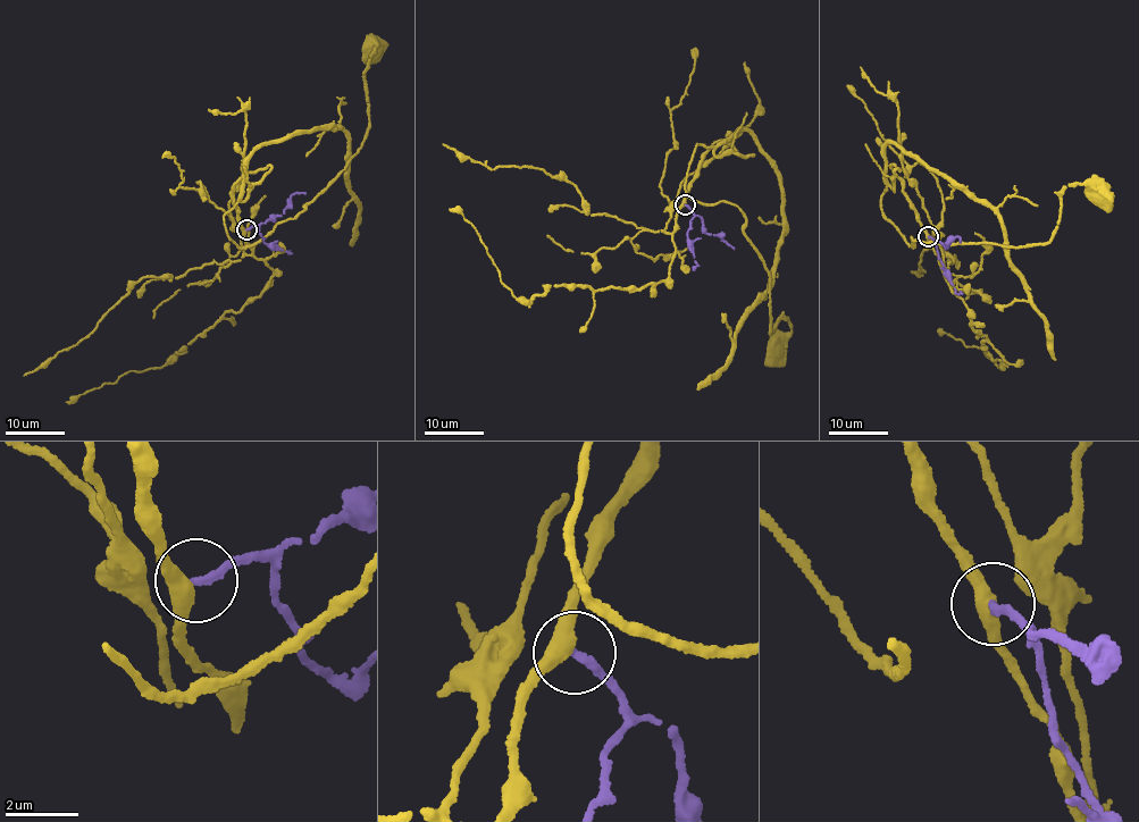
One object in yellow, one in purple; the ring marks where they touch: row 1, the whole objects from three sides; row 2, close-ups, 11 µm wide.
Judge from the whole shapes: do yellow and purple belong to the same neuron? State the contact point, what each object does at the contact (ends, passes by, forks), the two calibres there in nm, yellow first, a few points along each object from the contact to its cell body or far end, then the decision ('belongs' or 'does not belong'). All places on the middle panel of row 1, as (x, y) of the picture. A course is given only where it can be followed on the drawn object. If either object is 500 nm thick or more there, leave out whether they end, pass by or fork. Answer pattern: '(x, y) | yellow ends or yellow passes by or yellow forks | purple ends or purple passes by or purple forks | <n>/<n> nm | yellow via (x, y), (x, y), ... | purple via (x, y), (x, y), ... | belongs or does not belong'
(685, 204) | yellow passes by | purple ends | 420/240 nm | yellow via (684, 204), (715, 142), (745, 158), (698, 143), (685, 186), (740, 209), (769, 333), (787, 319), (778, 344) | purple via (686, 204), (702, 217), (709, 234), (721, 238), (733, 250) | does not belong

